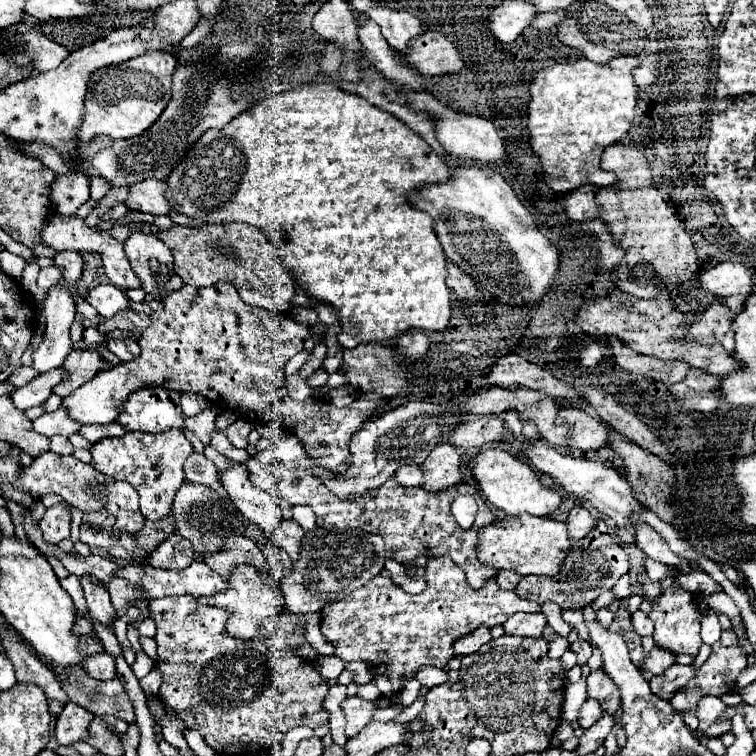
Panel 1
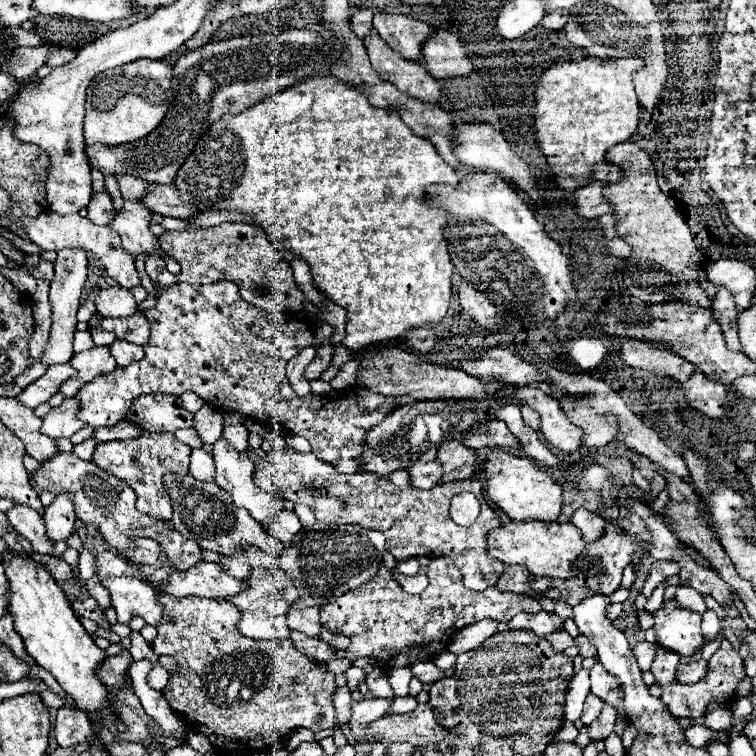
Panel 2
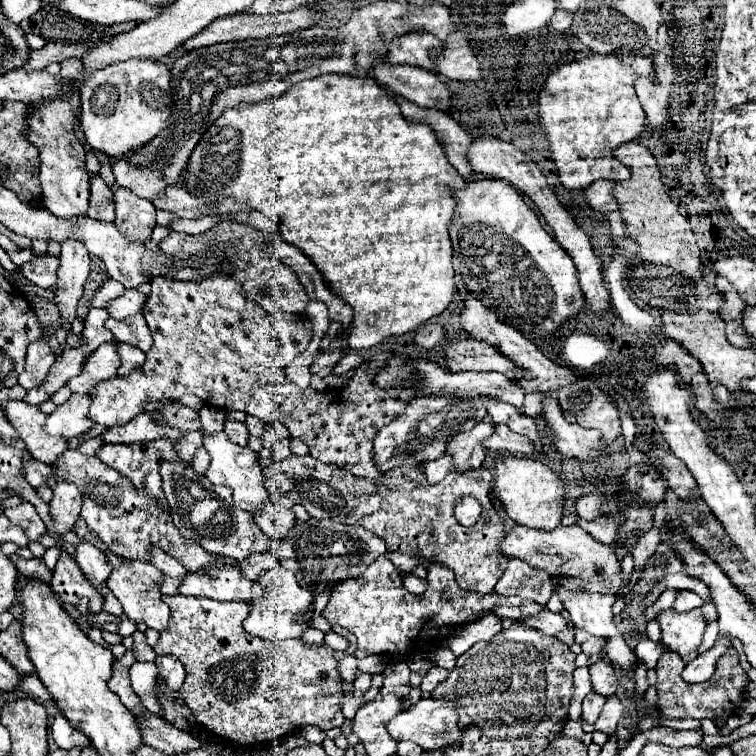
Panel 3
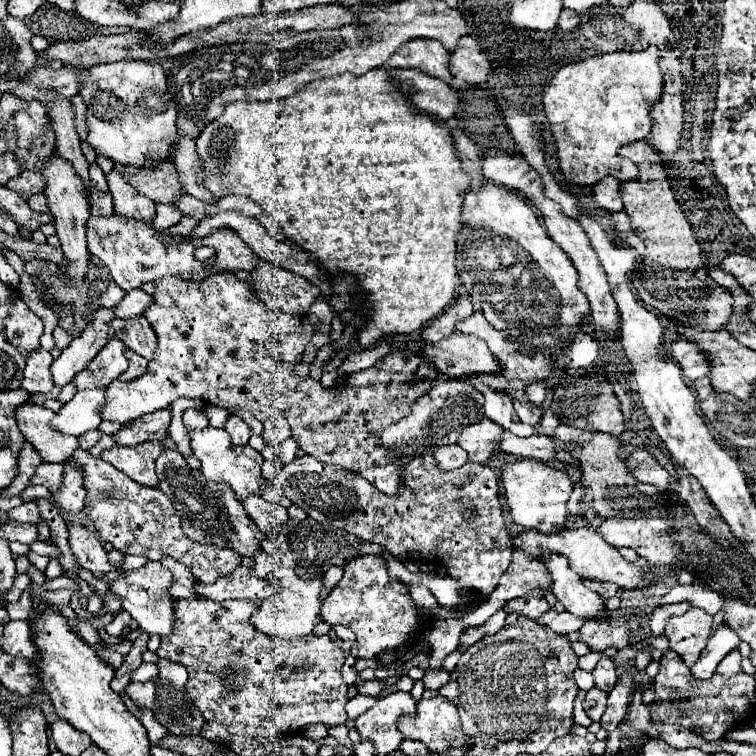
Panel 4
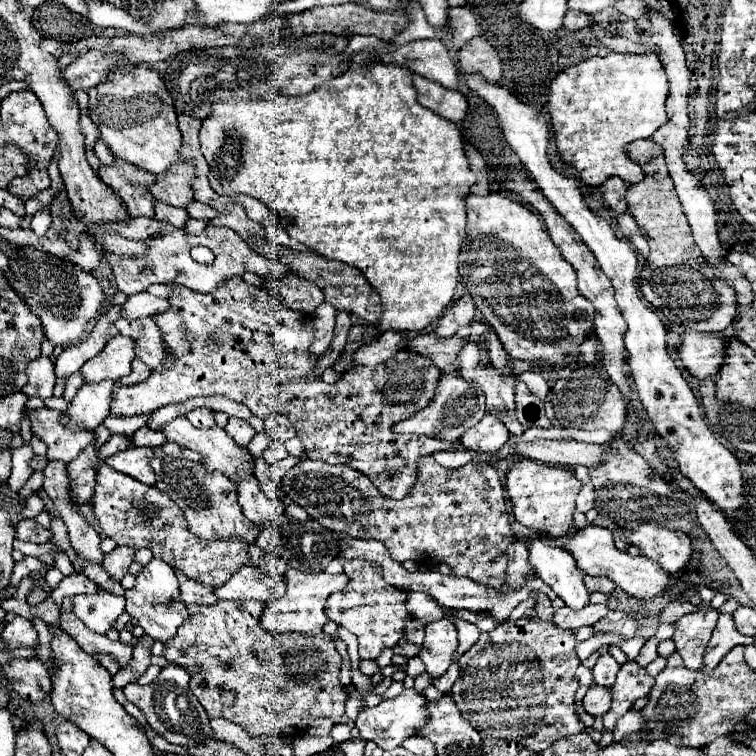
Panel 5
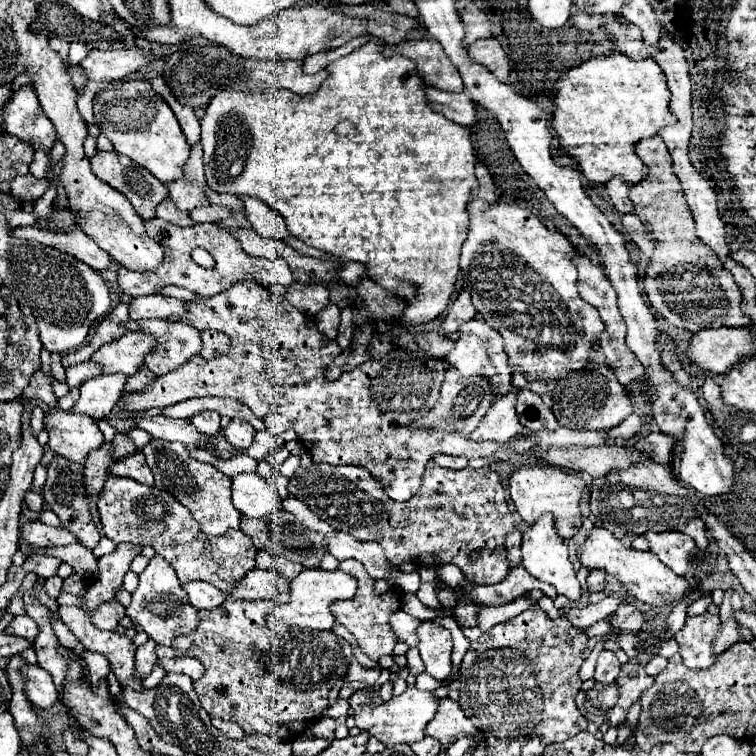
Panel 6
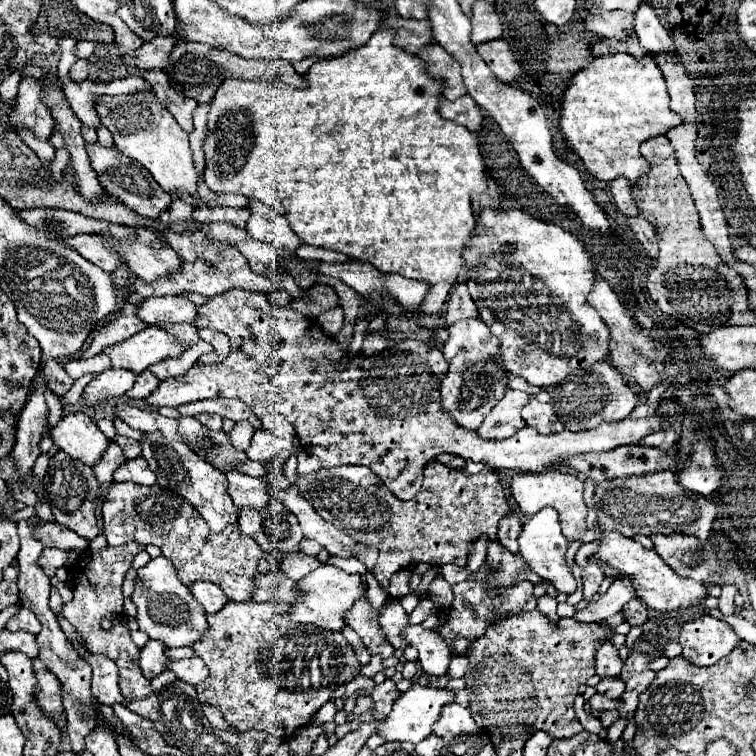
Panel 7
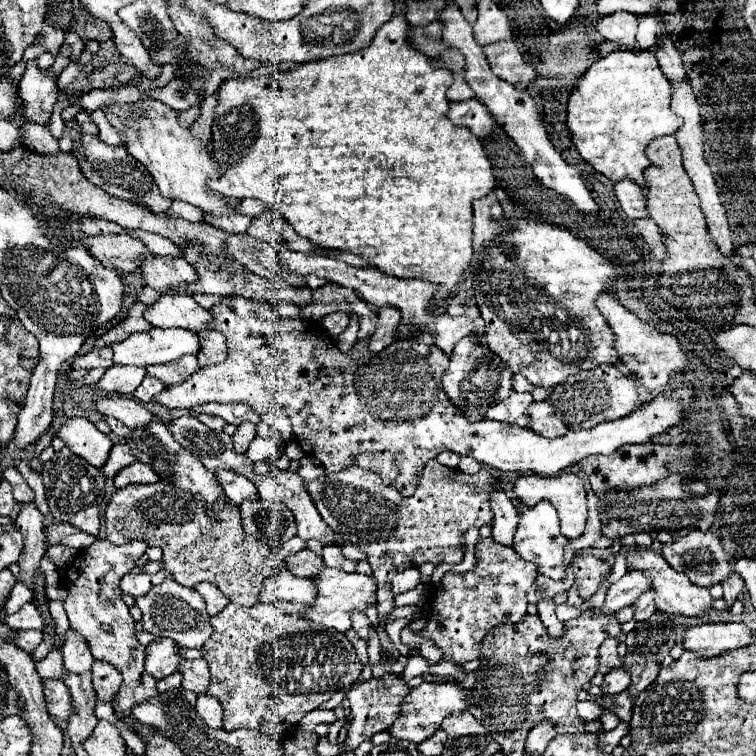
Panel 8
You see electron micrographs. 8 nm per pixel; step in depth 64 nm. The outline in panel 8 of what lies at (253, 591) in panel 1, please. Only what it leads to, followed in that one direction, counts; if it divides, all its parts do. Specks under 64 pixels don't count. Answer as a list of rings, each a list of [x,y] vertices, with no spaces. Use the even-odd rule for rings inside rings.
[[[324,568],[320,574],[314,576],[318,580],[318,600],[304,612],[306,618],[324,624],[326,628],[336,628],[338,632],[348,632],[352,628],[352,614],[366,612],[370,606],[376,604],[376,578],[366,574],[346,574],[336,568]]]

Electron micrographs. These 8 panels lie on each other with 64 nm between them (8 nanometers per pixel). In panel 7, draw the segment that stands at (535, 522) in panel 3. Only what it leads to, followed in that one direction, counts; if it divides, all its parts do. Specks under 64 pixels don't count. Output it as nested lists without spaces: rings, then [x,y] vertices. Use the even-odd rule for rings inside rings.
[[[550,468],[544,474],[516,474],[510,484],[512,496],[524,514],[534,514],[544,506],[552,506],[560,514],[562,534],[568,540],[578,540],[586,534],[586,514],[588,506],[584,502],[584,484],[574,474],[558,472]]]

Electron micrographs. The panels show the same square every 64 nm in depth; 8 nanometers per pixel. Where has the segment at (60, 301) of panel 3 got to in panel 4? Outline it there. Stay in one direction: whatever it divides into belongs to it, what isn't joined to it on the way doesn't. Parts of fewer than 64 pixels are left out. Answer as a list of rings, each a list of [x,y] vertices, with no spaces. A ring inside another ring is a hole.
[[[52,156],[46,162],[44,168],[44,176],[46,176],[46,198],[50,202],[52,214],[54,214],[54,224],[56,224],[56,234],[60,238],[62,250],[68,258],[68,276],[72,280],[78,280],[82,276],[86,276],[88,272],[88,246],[86,246],[86,220],[90,218],[90,208],[88,208],[88,200],[86,194],[82,192],[82,184],[78,184],[78,176],[74,172],[74,168],[70,168],[70,164],[66,164],[66,160],[62,160],[60,156]]]

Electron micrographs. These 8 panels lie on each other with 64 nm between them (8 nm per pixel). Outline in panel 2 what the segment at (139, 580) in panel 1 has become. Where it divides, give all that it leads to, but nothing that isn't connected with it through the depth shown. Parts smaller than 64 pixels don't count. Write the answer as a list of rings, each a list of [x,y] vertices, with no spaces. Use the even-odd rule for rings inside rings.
[[[202,562],[186,572],[174,572],[168,580],[166,594],[174,596],[202,596],[202,598],[216,598],[226,600],[244,592],[248,584],[230,576],[220,564],[216,562]]]

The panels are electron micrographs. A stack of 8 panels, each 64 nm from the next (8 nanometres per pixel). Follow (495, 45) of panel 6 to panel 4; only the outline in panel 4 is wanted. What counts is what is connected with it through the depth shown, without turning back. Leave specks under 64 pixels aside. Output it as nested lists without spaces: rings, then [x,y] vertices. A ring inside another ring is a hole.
[[[464,36],[450,56],[450,72],[470,84],[484,84],[490,78],[490,70],[490,56],[480,48],[480,42],[472,36]]]

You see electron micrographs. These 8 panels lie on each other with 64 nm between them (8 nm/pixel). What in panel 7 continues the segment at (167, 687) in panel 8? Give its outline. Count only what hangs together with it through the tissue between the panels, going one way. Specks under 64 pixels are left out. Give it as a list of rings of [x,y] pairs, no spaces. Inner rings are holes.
[[[166,670],[166,672],[162,672],[162,674],[158,674],[156,678],[152,678],[152,688],[158,692],[158,690],[162,690],[162,688],[166,688],[166,686],[170,686],[170,684],[174,684],[176,682],[176,678],[174,678],[174,674],[170,672],[170,670]]]

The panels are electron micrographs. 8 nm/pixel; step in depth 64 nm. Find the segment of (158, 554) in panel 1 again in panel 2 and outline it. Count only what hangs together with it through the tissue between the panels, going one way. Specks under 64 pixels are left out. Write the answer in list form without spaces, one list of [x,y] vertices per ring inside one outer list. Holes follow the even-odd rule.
[[[58,452],[52,460],[44,462],[42,468],[36,472],[36,476],[30,480],[34,484],[34,490],[40,494],[44,490],[52,488],[56,492],[68,490],[74,494],[76,502],[76,516],[86,524],[86,526],[96,526],[98,534],[102,540],[110,546],[116,548],[118,552],[124,550],[134,550],[136,548],[136,538],[152,538],[160,544],[160,550],[170,558],[170,562],[178,570],[188,570],[202,562],[202,550],[196,540],[186,540],[182,538],[180,532],[174,530],[170,520],[156,520],[144,512],[136,510],[136,496],[134,490],[120,478],[104,472],[94,460],[82,460],[74,452]]]

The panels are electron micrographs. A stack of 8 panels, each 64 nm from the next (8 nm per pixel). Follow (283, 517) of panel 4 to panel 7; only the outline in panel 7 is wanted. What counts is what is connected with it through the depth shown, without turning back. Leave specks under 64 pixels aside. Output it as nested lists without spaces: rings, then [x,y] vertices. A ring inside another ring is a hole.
[[[226,472],[228,480],[228,494],[236,508],[242,506],[254,506],[256,510],[264,510],[270,502],[270,496],[266,494],[266,484],[262,478],[254,478],[242,472]]]

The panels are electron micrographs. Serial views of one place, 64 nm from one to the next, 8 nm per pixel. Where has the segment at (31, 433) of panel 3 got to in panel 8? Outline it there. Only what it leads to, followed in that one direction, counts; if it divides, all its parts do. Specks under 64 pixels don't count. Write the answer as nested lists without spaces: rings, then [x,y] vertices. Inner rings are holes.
[[[70,418],[60,428],[58,436],[64,444],[86,462],[102,468],[110,456],[114,440],[108,434],[102,434],[90,420],[86,418]]]

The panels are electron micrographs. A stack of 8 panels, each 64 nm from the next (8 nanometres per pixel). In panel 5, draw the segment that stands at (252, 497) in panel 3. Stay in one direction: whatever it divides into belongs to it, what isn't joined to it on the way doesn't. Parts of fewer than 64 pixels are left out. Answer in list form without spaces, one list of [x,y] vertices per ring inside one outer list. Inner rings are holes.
[[[180,416],[180,418],[172,420],[170,424],[158,426],[158,428],[154,428],[154,430],[156,430],[156,432],[162,432],[168,440],[178,442],[178,444],[184,446],[184,448],[196,450],[196,452],[202,456],[202,462],[206,462],[206,468],[218,470],[218,472],[226,474],[232,482],[238,482],[242,476],[254,472],[254,458],[248,454],[248,450],[236,446],[234,440],[230,440],[230,436],[228,436],[222,428],[218,428],[218,426],[208,428],[208,430],[198,430],[198,428],[194,428],[184,416]]]

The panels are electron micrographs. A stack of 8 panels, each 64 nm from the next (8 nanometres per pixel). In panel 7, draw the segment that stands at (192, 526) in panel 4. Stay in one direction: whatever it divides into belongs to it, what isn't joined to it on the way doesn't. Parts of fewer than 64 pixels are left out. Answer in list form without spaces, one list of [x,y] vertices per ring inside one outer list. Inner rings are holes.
[[[158,430],[148,432],[148,438],[142,438],[140,446],[142,446],[142,456],[148,460],[150,470],[158,478],[158,484],[162,488],[170,488],[170,490],[178,492],[182,498],[186,498],[190,504],[194,504],[194,508],[198,508],[202,518],[212,528],[212,532],[222,532],[222,528],[226,528],[226,524],[238,522],[238,510],[234,508],[234,504],[228,496],[228,488],[224,484],[226,480],[220,470],[216,470],[214,466],[206,464],[200,456],[190,452],[190,448],[186,448],[186,444],[168,442],[162,436],[162,432],[158,432]]]

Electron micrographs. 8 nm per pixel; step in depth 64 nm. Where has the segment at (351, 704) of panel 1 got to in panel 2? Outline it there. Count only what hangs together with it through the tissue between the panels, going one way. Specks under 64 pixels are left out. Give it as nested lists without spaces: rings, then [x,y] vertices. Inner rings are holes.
[[[370,698],[370,700],[360,700],[354,702],[352,706],[352,718],[350,718],[350,730],[356,740],[366,740],[366,730],[368,726],[386,716],[390,710],[394,698]]]

